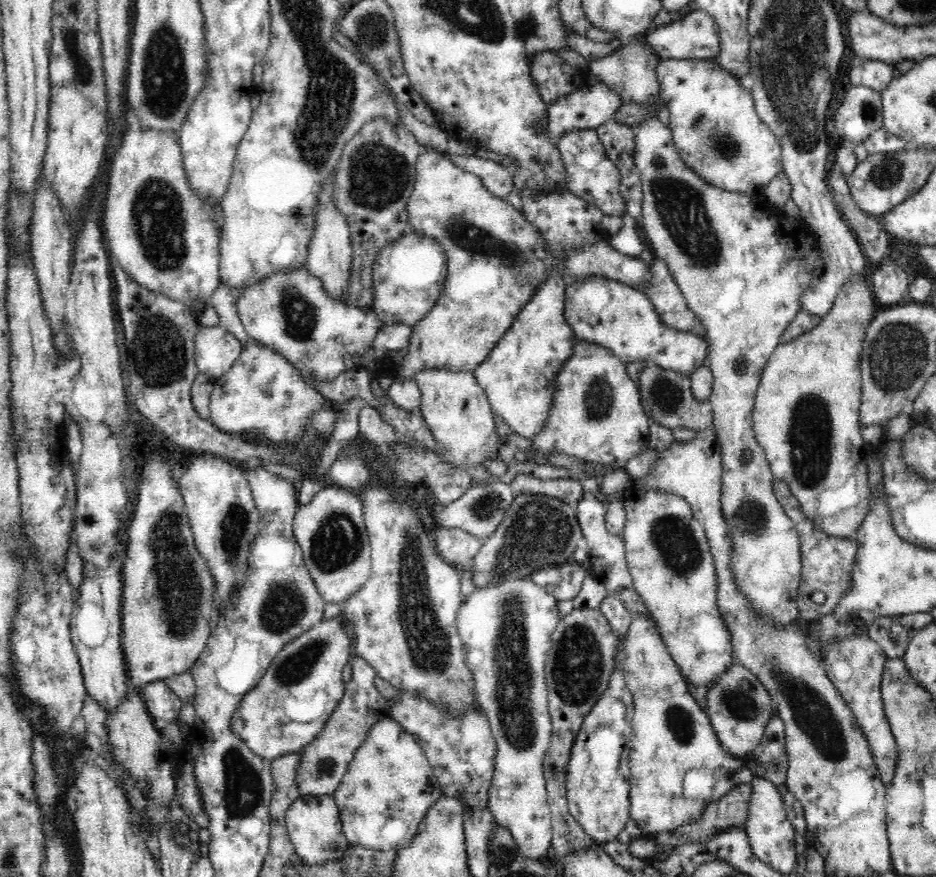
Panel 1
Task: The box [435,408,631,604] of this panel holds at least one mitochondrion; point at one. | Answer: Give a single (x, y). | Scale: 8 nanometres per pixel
(537, 530)

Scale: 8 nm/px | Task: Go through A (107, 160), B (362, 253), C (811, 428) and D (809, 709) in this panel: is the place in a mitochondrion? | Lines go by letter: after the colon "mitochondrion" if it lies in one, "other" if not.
A: other
B: other
C: mitochondrion
D: mitochondrion

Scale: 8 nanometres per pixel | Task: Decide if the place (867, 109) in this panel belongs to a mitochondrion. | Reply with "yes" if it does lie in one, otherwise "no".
yes

